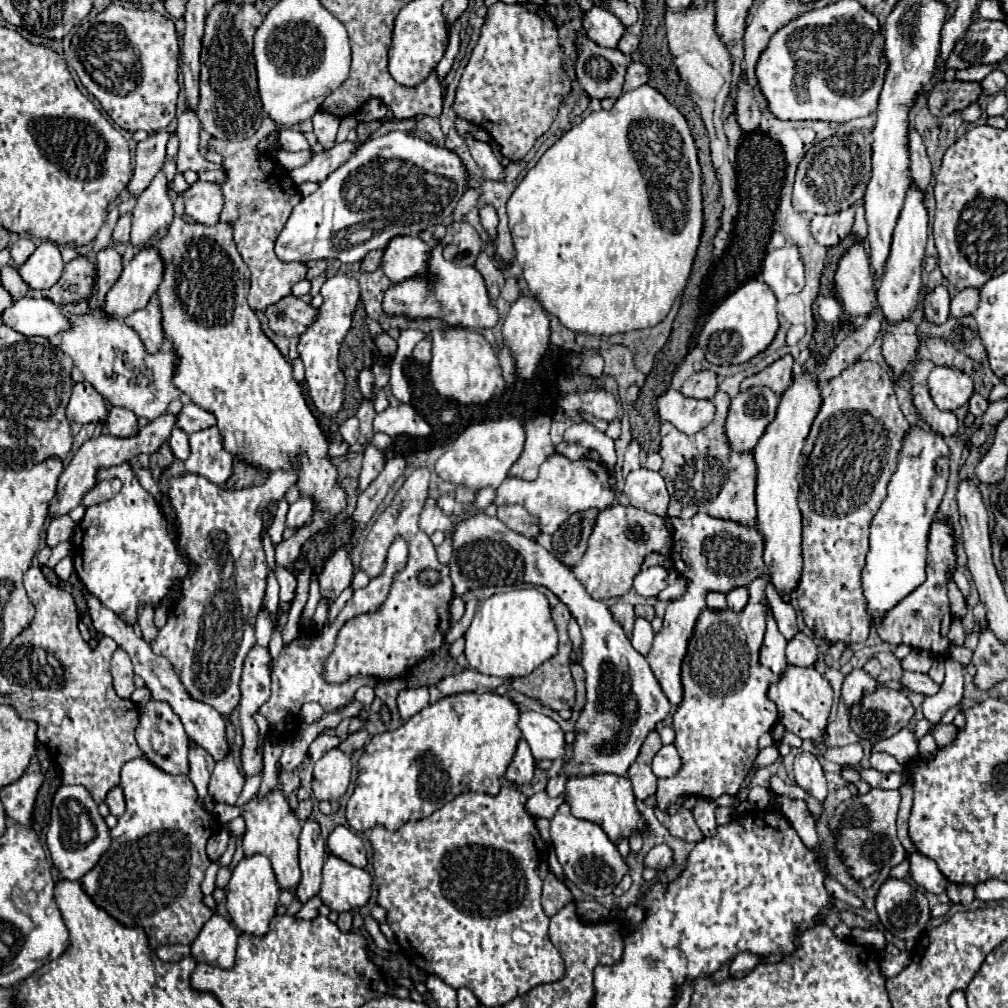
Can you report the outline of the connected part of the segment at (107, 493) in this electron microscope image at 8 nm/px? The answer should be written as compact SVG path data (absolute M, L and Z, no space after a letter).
M111 478L111 480L99 482L99 484L95 484L95 486L83 496L81 504L83 504L85 508L89 508L89 506L93 506L93 504L99 504L99 502L103 502L103 500L115 496L115 494L121 490L121 486L123 486L123 482L121 482L119 478Z

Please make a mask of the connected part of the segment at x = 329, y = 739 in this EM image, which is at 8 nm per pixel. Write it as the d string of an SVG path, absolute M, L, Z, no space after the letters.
M327 734L317 736L317 738L311 742L311 746L309 746L309 756L311 756L311 760L313 760L313 762L319 760L327 750L337 748L337 746L341 744L341 740L343 740L343 738L339 738L337 734L333 734L333 736L327 736Z

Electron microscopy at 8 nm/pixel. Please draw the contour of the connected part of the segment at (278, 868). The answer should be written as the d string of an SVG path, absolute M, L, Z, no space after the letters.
M273 788L265 796L255 796L253 800L249 800L243 806L233 806L231 814L219 814L219 804L215 804L213 814L221 822L229 822L229 820L241 816L245 820L245 834L243 834L245 856L253 856L253 854L267 856L271 860L271 866L275 870L275 876L277 876L277 882L281 888L293 890L299 884L301 870L299 870L299 860L297 860L297 852L299 852L297 840L301 834L301 822L297 820L295 812L291 810L291 806L285 800L281 790Z

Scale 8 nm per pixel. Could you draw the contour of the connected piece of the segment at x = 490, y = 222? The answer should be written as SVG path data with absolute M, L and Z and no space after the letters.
M483 206L479 216L481 216L481 224L487 228L491 238L495 238L495 228L497 228L497 214L495 214L495 210L491 206Z

